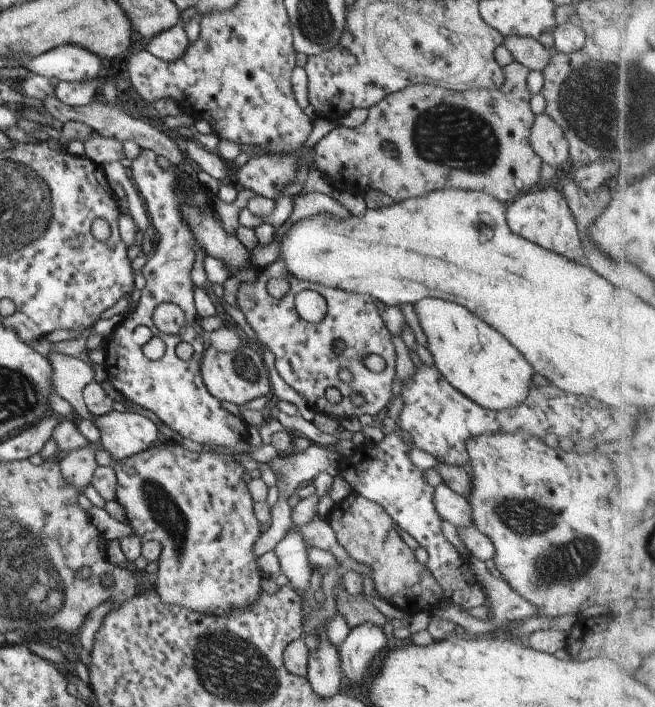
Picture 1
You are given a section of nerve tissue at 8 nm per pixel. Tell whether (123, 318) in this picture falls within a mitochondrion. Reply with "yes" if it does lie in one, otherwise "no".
no

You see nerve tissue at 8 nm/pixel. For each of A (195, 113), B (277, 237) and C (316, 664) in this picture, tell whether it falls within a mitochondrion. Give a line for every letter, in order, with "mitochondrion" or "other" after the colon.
A: other
B: other
C: other

